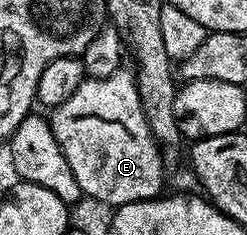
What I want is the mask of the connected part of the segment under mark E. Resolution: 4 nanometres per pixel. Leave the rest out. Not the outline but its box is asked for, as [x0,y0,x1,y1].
[48,68,167,207]

